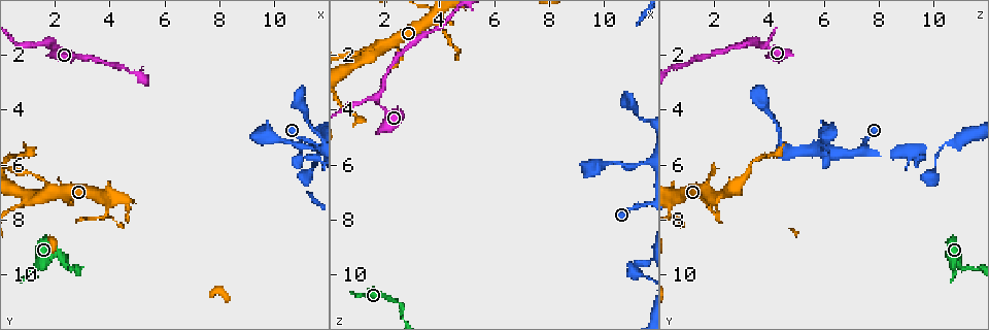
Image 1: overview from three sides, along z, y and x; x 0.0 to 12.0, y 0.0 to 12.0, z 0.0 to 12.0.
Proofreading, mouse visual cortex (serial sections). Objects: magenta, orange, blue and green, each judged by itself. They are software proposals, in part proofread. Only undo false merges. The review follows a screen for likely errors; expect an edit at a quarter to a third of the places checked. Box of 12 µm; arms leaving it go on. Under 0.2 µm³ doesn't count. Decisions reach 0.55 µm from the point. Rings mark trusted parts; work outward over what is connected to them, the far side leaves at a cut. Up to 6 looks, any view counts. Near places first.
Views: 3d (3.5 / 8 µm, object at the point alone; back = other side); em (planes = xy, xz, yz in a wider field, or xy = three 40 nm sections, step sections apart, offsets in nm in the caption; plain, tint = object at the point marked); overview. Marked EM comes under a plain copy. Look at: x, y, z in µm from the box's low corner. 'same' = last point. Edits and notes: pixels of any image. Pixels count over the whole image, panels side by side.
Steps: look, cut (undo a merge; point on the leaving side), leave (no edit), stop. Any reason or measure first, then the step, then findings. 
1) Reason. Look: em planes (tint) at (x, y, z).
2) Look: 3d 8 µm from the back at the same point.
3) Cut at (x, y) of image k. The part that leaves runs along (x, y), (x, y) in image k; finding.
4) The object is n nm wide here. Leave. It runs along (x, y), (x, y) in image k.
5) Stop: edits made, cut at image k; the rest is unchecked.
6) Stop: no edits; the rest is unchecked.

Sharp bend. Look: 3d 8 µm at (11.3, 5.4, 6.0).

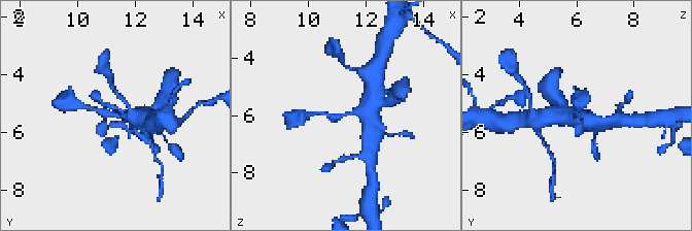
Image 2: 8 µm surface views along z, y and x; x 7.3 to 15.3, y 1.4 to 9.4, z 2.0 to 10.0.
Zoom in. Look: 3d 3.5 µm at (11.2, 5.4, 5.9).

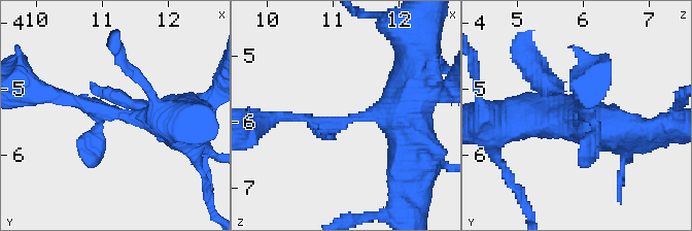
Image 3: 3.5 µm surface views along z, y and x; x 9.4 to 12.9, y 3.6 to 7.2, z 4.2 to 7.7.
Need the tissue. Look: em xy step 5 (tint) at (11.25, 5.40, 6.00).

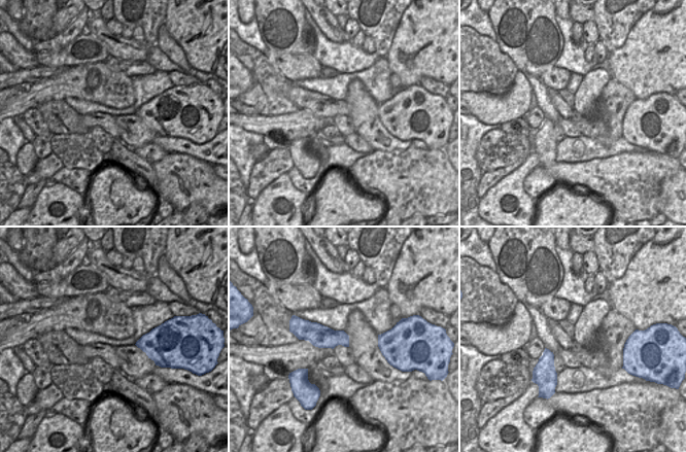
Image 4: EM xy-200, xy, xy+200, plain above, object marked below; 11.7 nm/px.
Leave. It runs along (166, 128), (56, 96) in image 3; one cell here.

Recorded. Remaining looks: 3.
Sudden change in width. Look: 3d 3.5 µm at (1.7, 1.5, 3.6).

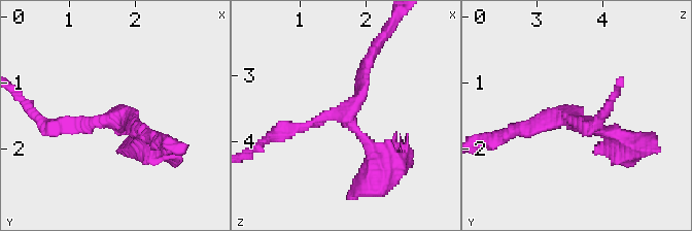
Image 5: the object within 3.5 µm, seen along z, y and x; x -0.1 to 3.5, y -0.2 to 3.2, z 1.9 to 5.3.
Look: em xy step 2 (tint) at (1.75, 1.55, 3.60).

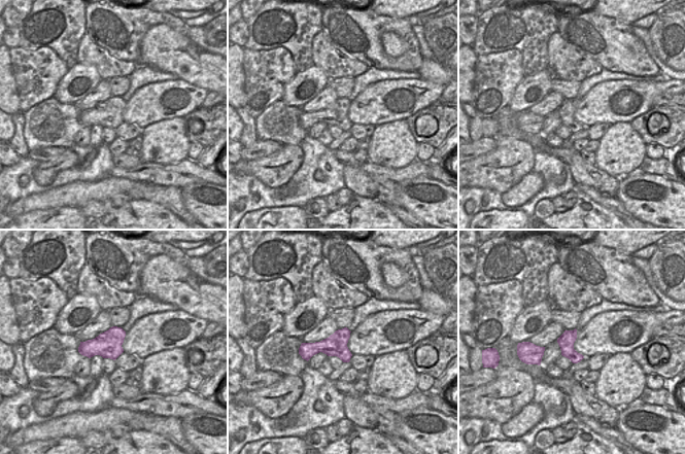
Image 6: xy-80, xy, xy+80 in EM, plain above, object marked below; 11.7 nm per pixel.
Look: em xy step 1 (tint) at the same point.

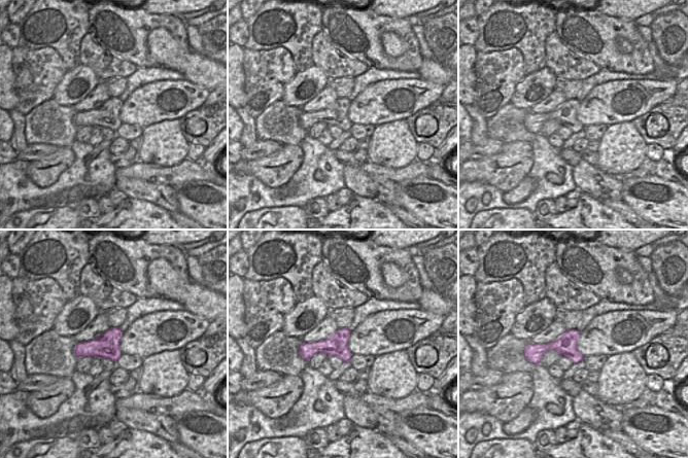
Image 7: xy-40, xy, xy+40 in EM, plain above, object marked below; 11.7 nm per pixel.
Leave. It runs along (387, 161), (346, 122), (371, 56) in image 5; one cell here.

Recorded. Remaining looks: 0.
Stop: no edits; the rest is unchecked.

